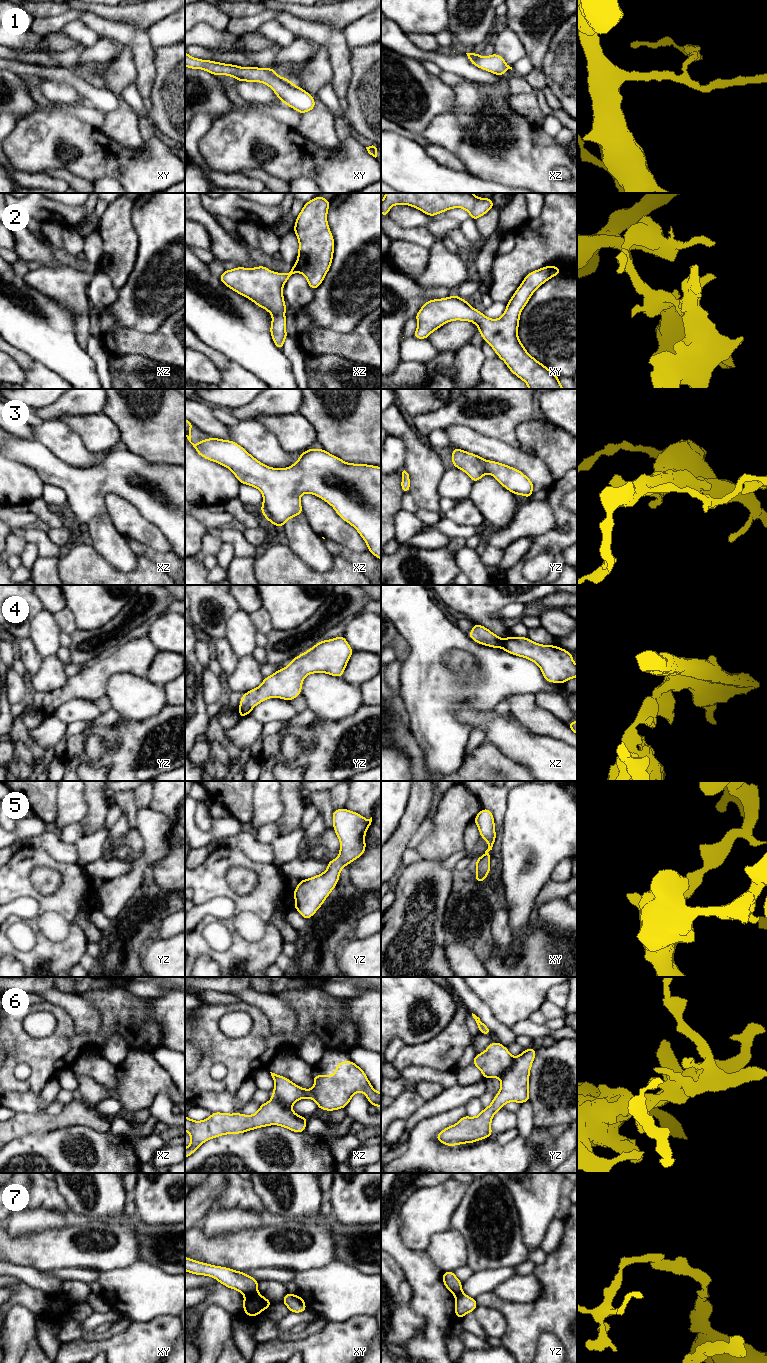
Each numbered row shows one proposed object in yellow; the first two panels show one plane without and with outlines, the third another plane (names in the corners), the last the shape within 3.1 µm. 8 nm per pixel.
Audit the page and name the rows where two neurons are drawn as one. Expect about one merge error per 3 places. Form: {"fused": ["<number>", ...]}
{"fused": ["4", "7"]}

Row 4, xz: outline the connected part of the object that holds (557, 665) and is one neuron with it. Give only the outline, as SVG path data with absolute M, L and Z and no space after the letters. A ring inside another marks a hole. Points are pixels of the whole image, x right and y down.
M509 636L503 639L501 648L537 664L547 682L563 684L577 677L572 654L556 645L542 645L528 637Z

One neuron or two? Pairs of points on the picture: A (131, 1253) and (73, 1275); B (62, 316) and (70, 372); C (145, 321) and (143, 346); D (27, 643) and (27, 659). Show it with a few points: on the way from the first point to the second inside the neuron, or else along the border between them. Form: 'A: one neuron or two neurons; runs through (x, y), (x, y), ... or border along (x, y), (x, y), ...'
A: two neurons; border along (66, 1267), (89, 1268), (100, 1272)
B: one neuron; runs through (62, 330), (62, 354), (66, 358)
C: two neurons; border along (164, 320), (154, 332), (141, 332), (121, 326)
D: one neuron; runs through (27, 647), (27, 655)

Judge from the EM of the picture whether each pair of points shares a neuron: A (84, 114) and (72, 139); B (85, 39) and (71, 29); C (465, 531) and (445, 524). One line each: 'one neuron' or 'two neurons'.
A: two neurons
B: one neuron
C: one neuron

